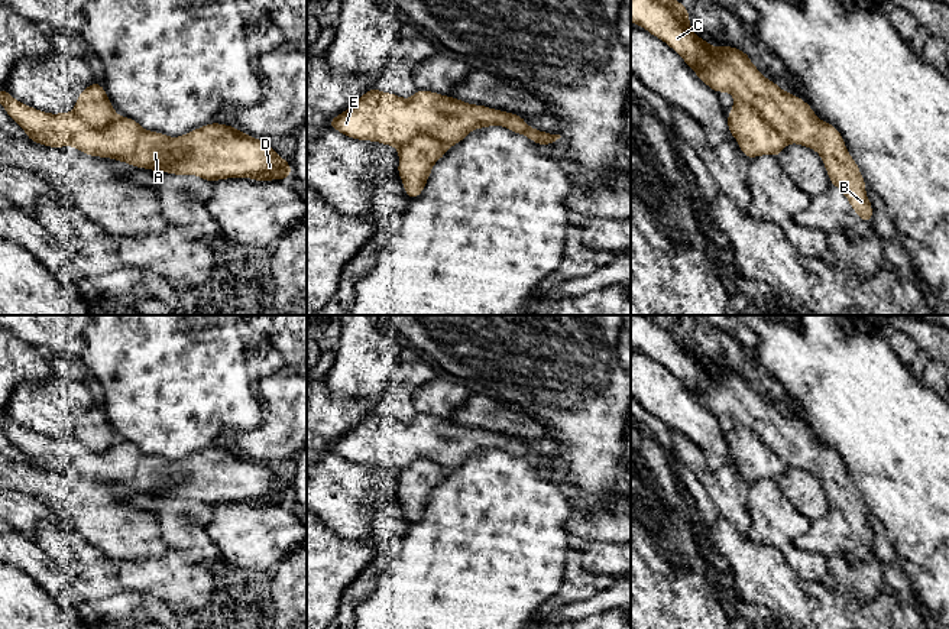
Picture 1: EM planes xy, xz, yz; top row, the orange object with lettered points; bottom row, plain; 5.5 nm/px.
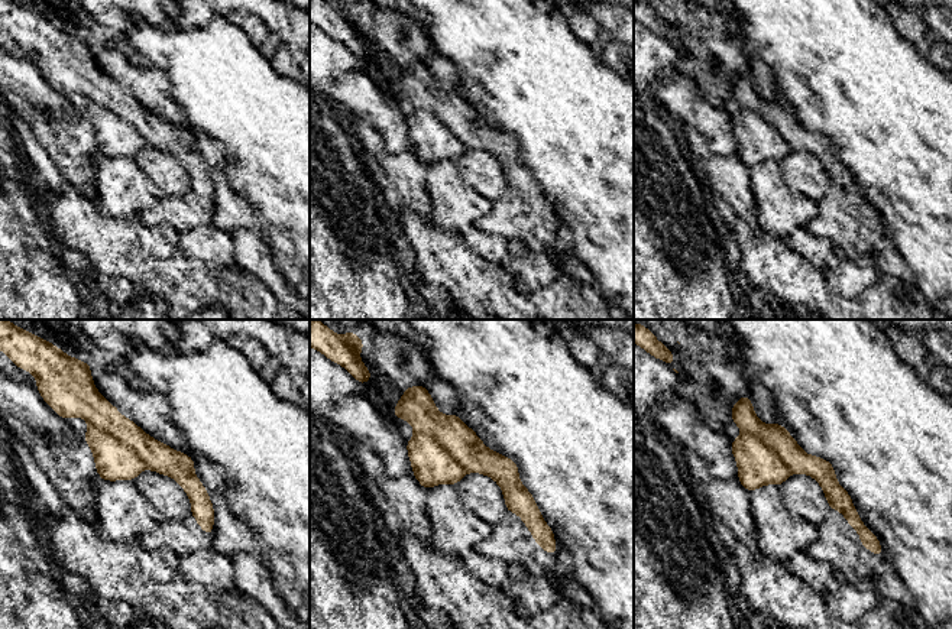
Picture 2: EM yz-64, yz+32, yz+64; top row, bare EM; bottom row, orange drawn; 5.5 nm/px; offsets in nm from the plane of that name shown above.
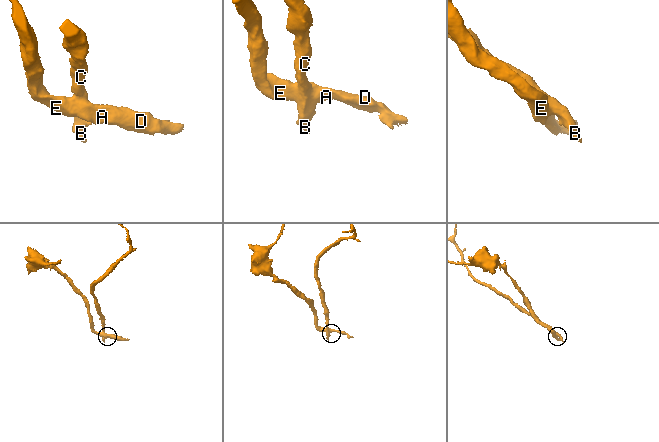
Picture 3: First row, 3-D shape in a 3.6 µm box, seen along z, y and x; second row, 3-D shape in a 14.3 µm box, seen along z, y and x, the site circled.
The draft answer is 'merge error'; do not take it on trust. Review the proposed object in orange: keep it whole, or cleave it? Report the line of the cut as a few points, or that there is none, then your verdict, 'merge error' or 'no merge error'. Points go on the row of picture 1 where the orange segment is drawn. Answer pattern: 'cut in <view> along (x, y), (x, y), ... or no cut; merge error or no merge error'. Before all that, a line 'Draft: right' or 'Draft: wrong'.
Draft: right
cut in yz along (735, 100), (751, 104), (789, 142); merge error

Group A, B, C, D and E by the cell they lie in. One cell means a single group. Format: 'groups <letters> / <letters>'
groups A D E / B C

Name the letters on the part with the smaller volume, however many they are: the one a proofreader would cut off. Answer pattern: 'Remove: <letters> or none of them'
Remove: B, C

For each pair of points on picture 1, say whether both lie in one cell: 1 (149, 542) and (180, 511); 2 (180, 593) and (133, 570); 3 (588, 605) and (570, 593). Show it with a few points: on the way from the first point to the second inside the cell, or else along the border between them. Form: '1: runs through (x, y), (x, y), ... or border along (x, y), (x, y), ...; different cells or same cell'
1: border along (151, 512), (159, 537), (168, 547); different cells
2: runs through (168, 582), (164, 577), (145, 576); same cell
3: border along (611, 583), (585, 599), (563, 603), (550, 613); different cells

